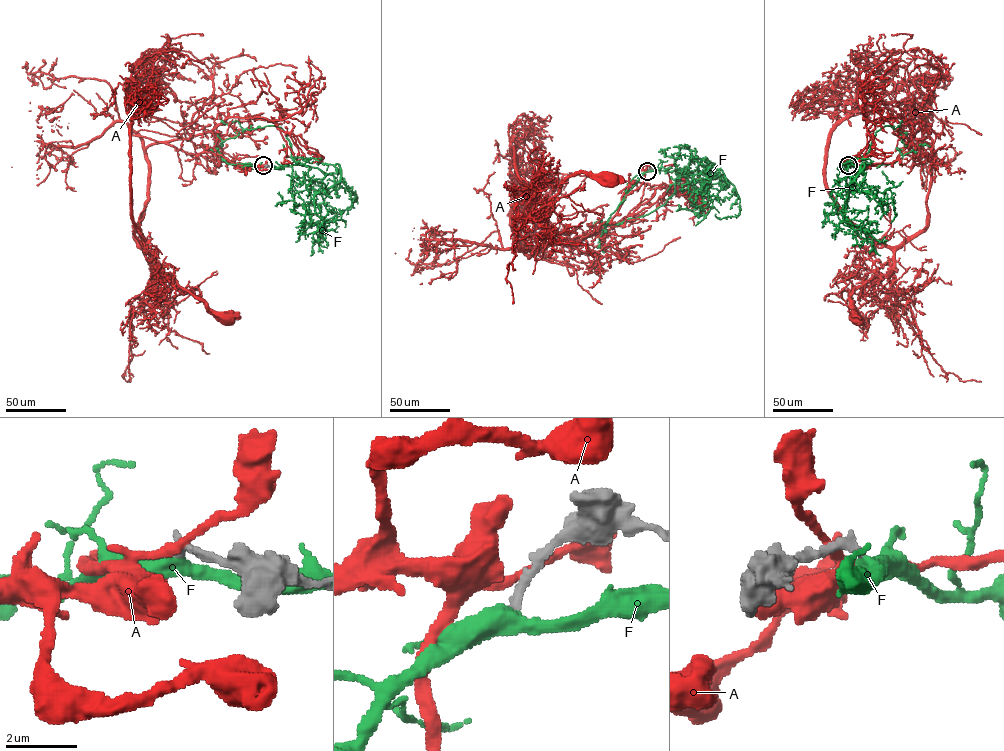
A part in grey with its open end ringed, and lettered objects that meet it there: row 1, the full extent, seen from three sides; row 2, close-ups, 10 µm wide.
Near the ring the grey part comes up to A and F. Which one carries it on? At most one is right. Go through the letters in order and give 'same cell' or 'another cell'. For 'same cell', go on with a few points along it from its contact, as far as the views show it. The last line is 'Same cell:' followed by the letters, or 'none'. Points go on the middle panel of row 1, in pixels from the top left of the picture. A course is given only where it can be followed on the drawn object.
A: another cell
F: same cell; course (647, 171), (662, 167), (681, 171), (689, 167), (689, 161), (697, 161), (712, 207), (705, 216), (678, 205)
Same cell: F

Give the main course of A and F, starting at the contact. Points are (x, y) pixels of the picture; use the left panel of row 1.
A: (263, 165), (188, 154), (163, 143), (146, 149), (149, 198), (134, 239), (157, 272), (228, 319)
F: (263, 165), (291, 166), (305, 212), (313, 213), (316, 192), (329, 191), (295, 171)

